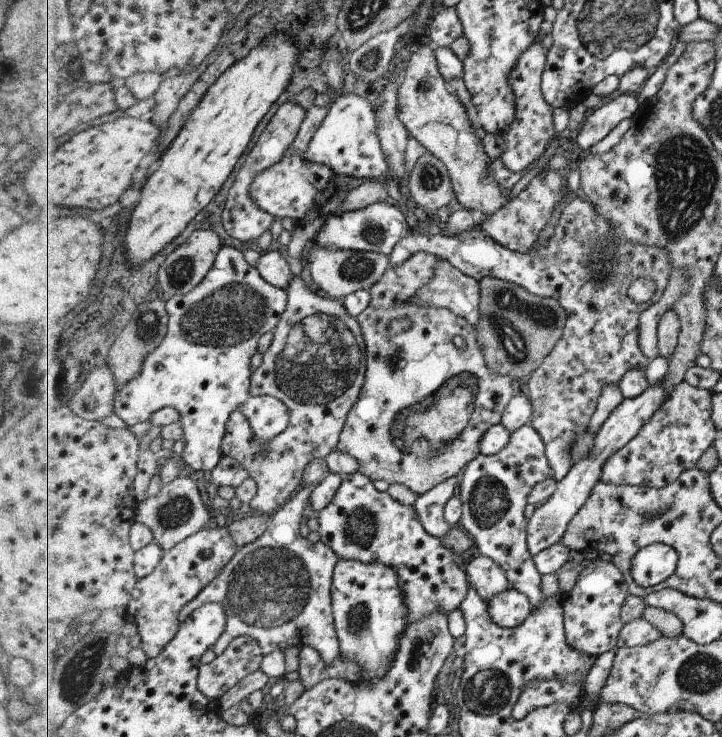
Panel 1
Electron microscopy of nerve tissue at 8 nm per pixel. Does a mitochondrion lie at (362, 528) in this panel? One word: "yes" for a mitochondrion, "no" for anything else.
yes

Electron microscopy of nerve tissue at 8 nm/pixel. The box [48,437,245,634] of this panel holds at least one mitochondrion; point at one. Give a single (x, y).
(174, 512)

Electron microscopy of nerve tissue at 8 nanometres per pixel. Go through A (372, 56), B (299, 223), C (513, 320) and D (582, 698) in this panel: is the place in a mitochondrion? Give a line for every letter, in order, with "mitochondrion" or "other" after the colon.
A: mitochondrion
B: other
C: mitochondrion
D: other

